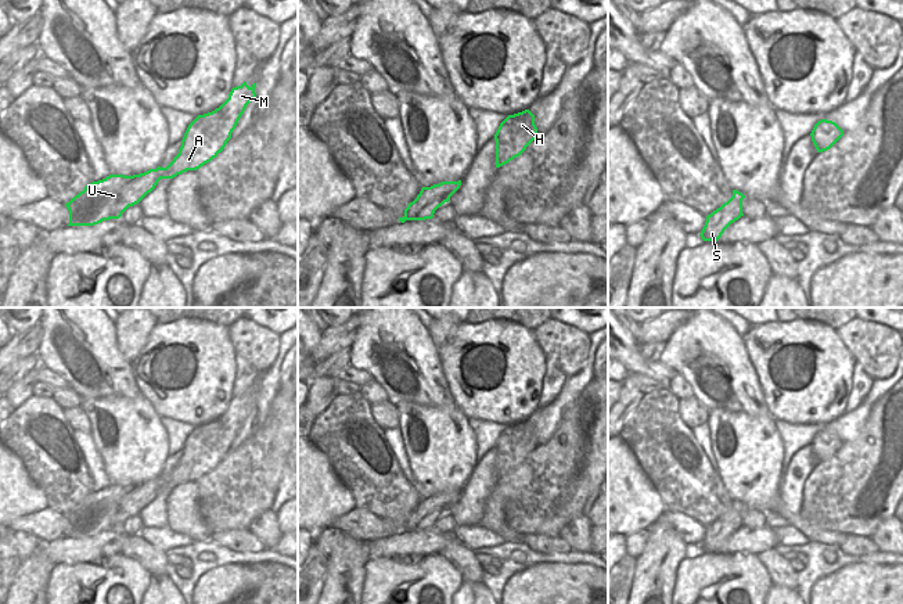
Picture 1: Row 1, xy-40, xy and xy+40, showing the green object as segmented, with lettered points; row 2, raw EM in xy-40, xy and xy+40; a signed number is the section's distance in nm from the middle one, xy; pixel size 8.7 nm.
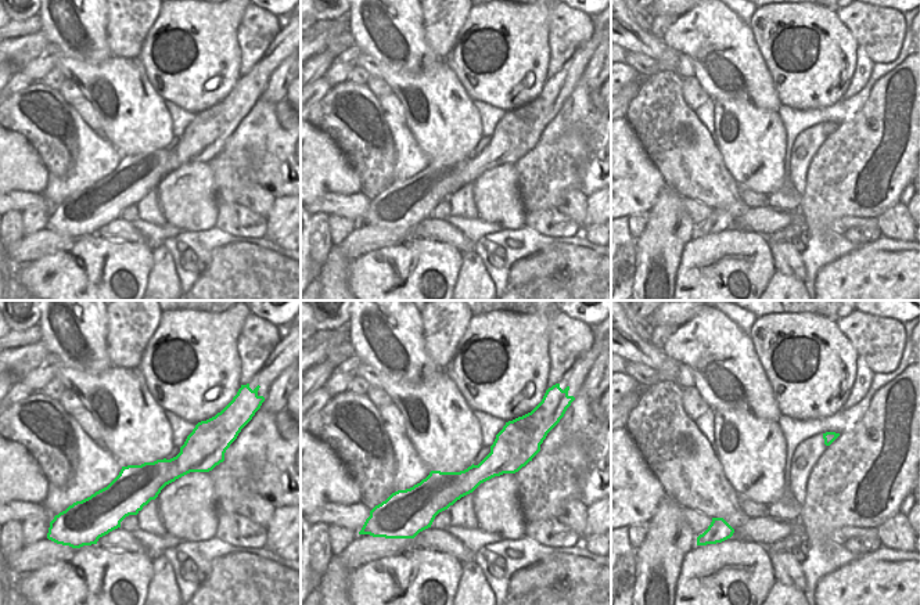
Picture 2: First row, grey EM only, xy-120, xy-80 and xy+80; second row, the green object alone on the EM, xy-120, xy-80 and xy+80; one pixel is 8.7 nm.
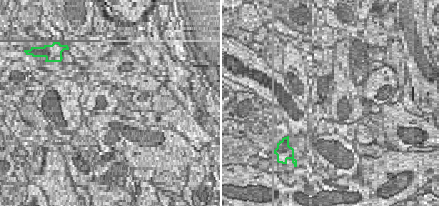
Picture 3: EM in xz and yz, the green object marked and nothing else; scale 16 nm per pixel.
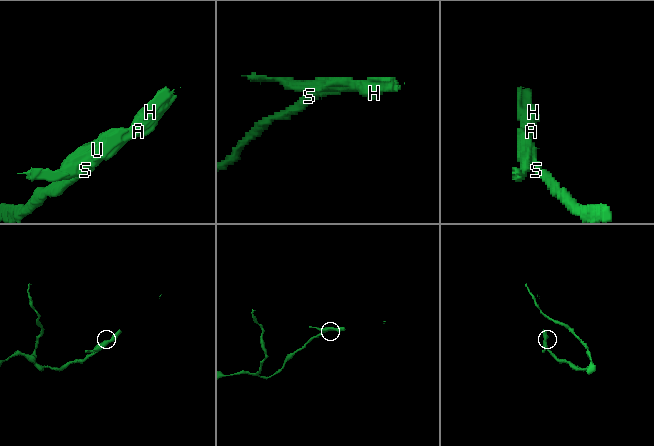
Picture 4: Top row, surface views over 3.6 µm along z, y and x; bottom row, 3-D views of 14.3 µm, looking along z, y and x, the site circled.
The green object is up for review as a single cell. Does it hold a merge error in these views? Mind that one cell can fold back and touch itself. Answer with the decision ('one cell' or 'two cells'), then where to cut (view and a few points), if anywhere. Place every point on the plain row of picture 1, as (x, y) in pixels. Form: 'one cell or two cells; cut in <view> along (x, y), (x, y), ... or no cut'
two cells; cut in xy+40 along (720, 517), (725, 522), (723, 528), (731, 532)

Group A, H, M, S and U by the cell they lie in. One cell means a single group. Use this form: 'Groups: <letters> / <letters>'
Groups: A H M U / S.

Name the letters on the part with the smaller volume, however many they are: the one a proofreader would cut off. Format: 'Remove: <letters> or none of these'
Remove: A, H, M, U

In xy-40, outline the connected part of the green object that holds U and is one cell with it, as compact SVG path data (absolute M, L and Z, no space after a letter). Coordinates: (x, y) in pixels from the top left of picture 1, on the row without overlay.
M244 392L241 396L231 399L229 409L219 418L198 425L188 435L179 464L166 478L158 477L157 479L150 479L133 486L109 485L102 490L86 496L83 501L65 514L69 521L68 536L94 536L104 531L119 529L129 517L138 514L148 503L151 503L161 489L173 489L177 485L187 481L197 481L211 472L223 461L247 416L256 407L255 398L256 393L249 398L247 392Z

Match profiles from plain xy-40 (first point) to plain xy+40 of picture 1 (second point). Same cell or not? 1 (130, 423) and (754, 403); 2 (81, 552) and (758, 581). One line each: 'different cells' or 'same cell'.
1: different cells
2: different cells

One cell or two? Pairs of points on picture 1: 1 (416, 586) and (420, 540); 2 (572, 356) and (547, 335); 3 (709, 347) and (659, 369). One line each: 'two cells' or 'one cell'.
1: two cells
2: one cell
3: two cells

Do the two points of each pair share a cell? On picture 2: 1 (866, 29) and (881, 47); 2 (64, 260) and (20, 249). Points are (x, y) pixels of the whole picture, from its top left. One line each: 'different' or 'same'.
1: same
2: different

